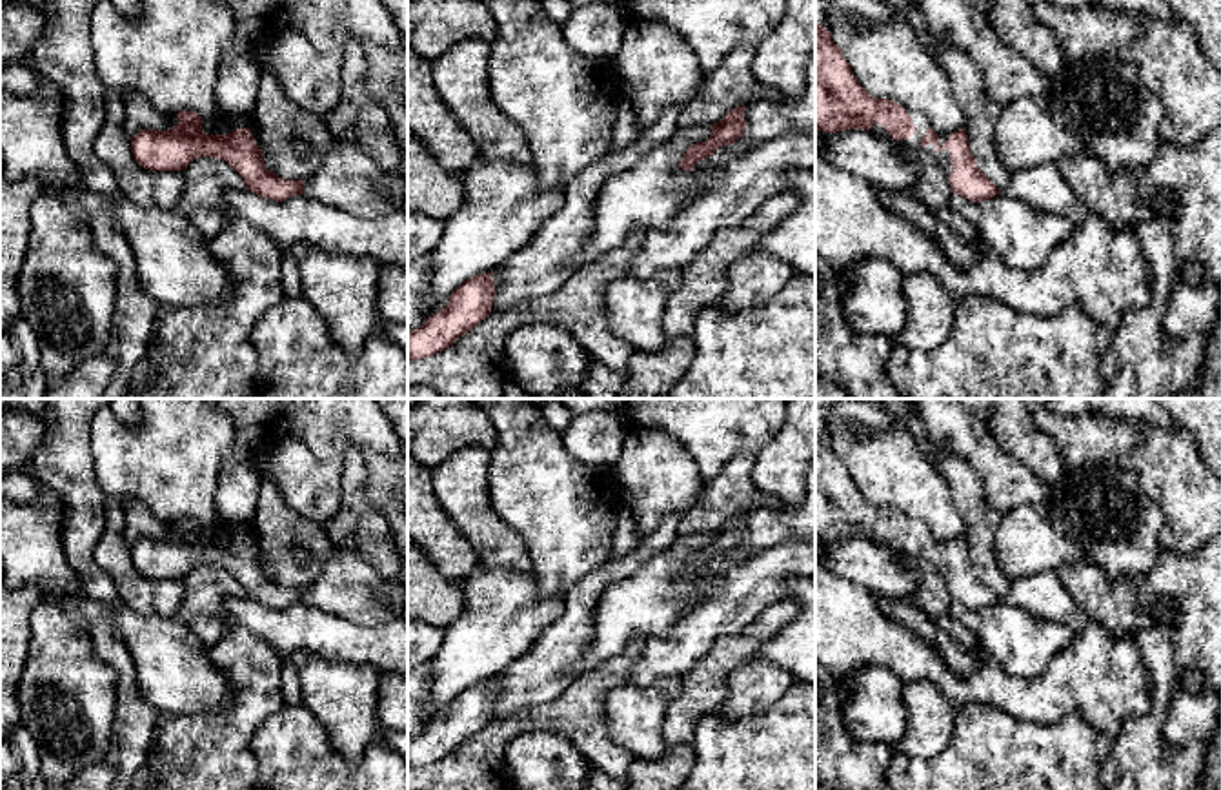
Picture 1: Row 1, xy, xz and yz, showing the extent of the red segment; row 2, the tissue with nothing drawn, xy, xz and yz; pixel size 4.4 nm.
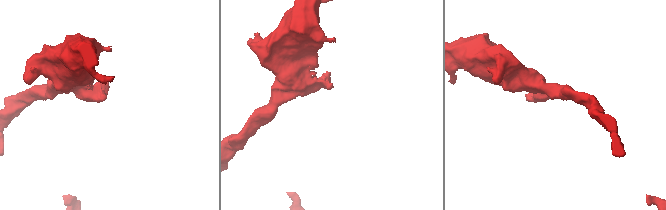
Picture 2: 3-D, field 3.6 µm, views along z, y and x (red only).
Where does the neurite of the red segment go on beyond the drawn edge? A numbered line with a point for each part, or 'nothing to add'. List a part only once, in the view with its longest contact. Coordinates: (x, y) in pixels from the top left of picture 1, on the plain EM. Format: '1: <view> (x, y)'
1: yz (943, 567)

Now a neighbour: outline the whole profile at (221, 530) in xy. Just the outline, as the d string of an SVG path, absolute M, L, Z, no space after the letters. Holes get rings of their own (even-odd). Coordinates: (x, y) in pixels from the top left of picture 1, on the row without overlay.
M215 521L211 526L204 526L202 532L202 539L209 542L227 542L237 535L249 535L257 553L260 555L260 559L264 559L253 522L244 524L244 522L231 522L231 521Z

